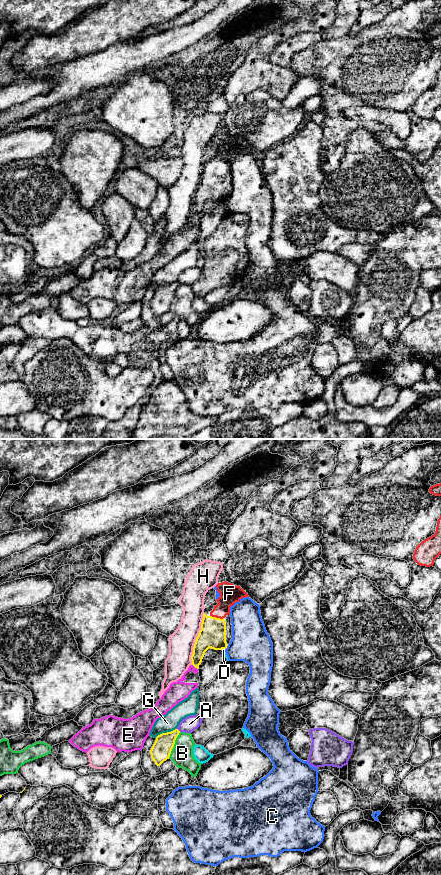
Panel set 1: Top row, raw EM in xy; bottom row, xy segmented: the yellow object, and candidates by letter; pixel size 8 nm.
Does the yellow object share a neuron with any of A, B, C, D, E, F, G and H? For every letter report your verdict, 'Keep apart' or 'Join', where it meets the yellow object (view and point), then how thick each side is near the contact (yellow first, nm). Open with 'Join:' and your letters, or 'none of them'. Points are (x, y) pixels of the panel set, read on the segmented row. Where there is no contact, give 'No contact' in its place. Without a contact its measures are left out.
Join: F
A: Keep apart. Touches yellow at xy (178, 730). Thickness 160 nm (yellow) against 120 nm
B: Keep apart. Touches yellow at xy (173, 745). Thickness 160 nm (yellow) against 180 nm
C: Keep apart. Touches yellow at xy (226, 647). Thickness 220 nm (yellow) against 320 nm
D: Keep apart. Touches yellow at xy (222, 648). Thickness 220 nm (yellow) against 20 nm
E: Keep apart. Touches yellow at xy (194, 666). Thickness 160 nm (yellow) against 160 nm
F: Join. Touches yellow at xy (217, 618). Thickness 220 nm (yellow) against 160 nm
G: Keep apart. Touches yellow at xy (165, 733). Thickness 160 nm (yellow) against 150 nm
H: Keep apart. Touches yellow at xy (196, 638). Thickness 220 nm (yellow) against 200 nm

